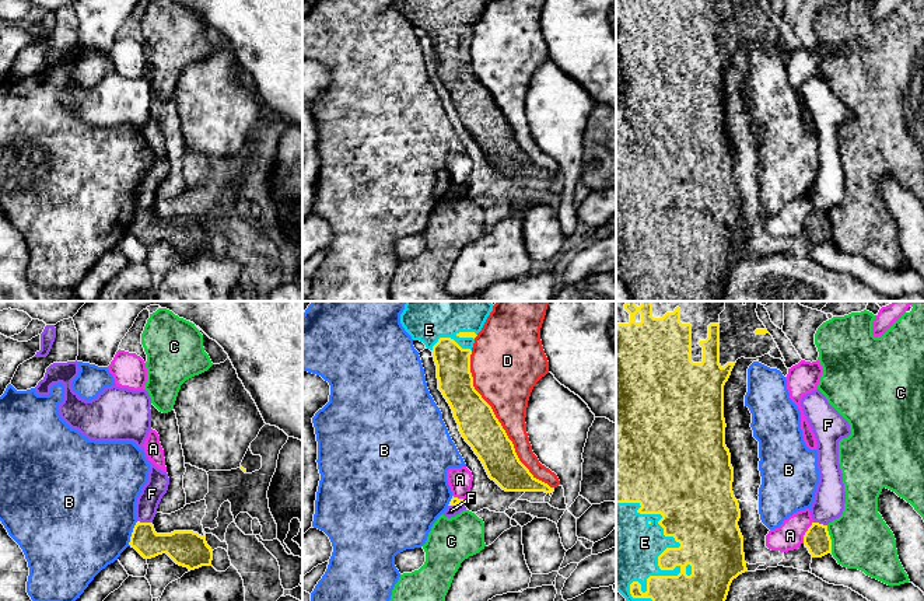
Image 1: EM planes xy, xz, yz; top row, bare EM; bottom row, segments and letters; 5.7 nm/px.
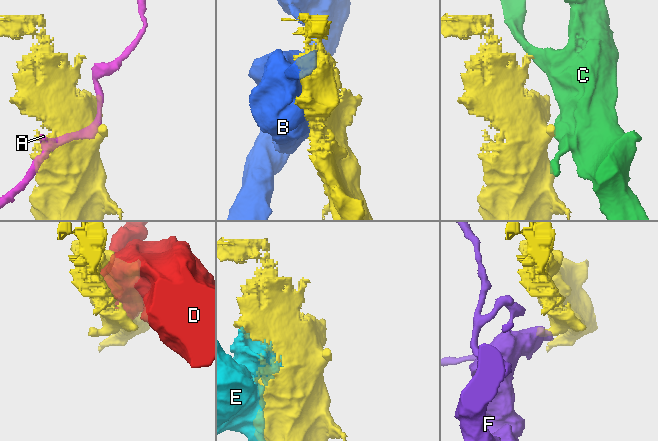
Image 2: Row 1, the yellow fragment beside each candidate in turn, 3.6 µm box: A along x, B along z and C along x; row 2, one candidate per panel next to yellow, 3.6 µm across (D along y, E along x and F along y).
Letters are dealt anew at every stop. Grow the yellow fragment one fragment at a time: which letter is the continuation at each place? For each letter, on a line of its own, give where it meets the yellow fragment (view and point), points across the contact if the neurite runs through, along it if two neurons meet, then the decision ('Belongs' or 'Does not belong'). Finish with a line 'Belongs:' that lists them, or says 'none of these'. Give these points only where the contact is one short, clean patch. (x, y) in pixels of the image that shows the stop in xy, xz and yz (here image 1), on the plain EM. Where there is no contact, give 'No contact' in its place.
A: Touches yellow at yz (805, 219). Boundary: yz (812, 208), (802, 229). Does not belong
B: Touches yellow at xy (132, 220). Does not belong
C: Touches yellow at yz (830, 226). Boundary: yz (826, 212), (832, 238). Does not belong
D: Touches yellow at xz (499, 108). Does not belong
E: Touches yellow at yz (661, 255). Does not belong
F: Touches yellow at xy (144, 209). Boundary: xy (137, 206), (150, 209). Does not belong
Belongs: none of these

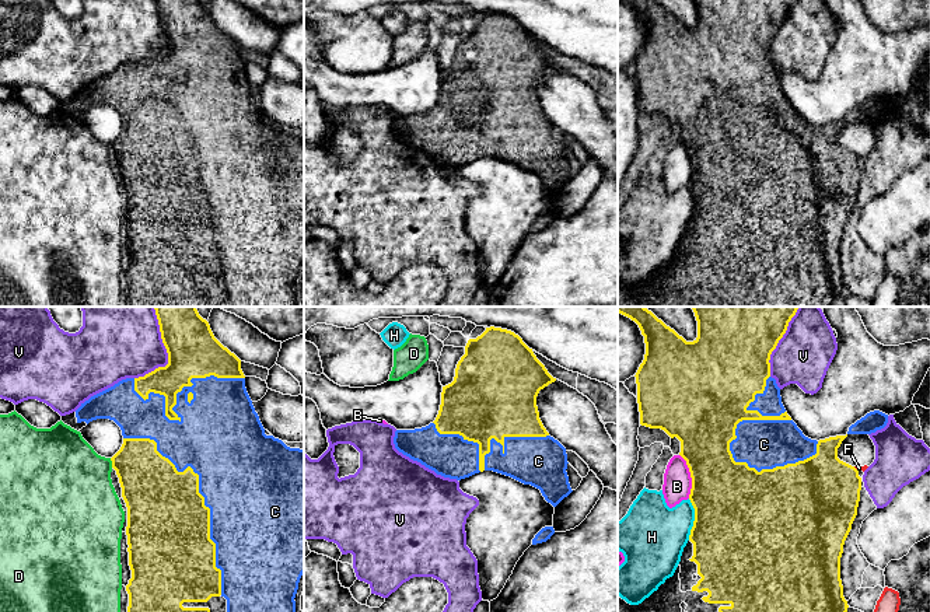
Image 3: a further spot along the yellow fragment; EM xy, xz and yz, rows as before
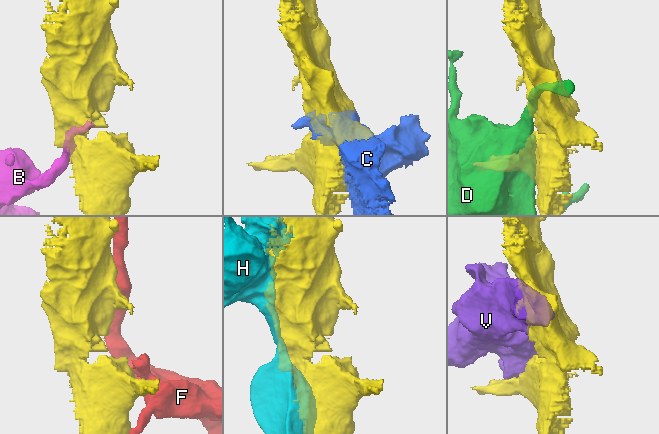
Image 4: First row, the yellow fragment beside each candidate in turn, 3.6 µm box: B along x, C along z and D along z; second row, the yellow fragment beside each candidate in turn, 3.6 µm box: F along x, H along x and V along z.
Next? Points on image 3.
B: Touches yellow at yz (691, 163). Boundary: yz (679, 140), (691, 164), (689, 184). Does not belong
C: Touches yellow at xy (200, 181). Belongs
D: Touches yellow at xy (112, 149). Does not belong
F: Touches yellow at yz (856, 156). Does not belong
H: Touches yellow at yz (695, 206). Does not belong
V: Touches yellow at xy (168, 41). Does not belong
Belongs: C

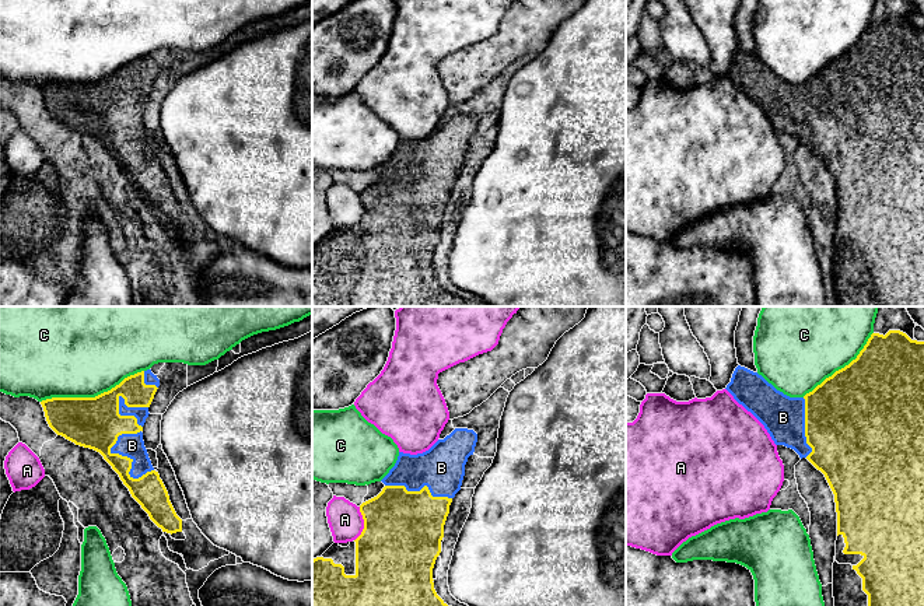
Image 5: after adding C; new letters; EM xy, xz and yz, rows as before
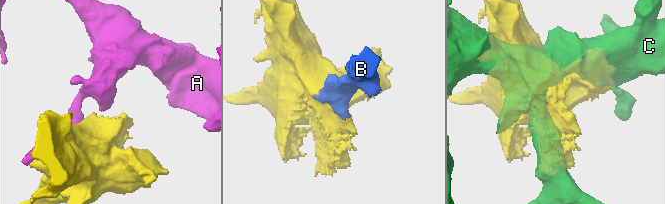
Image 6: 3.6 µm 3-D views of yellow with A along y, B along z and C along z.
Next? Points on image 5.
A: Touches yellow at xz (364, 210). Boundary: xz (360, 193), (363, 214), (354, 227). Does not belong
B: Touches yellow at xy (132, 147). Belongs
C: Touches yellow at xy (91, 84). Does not belong
Belongs: B

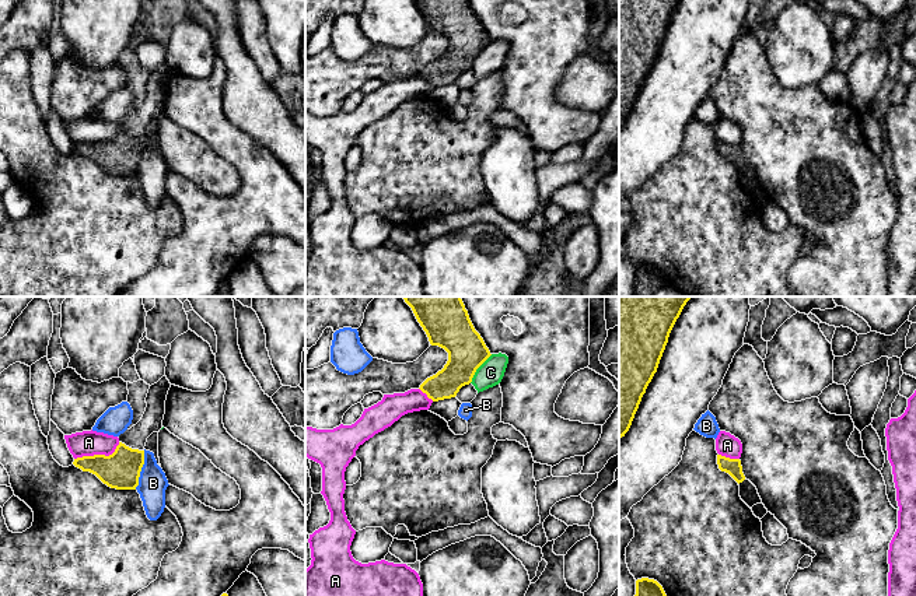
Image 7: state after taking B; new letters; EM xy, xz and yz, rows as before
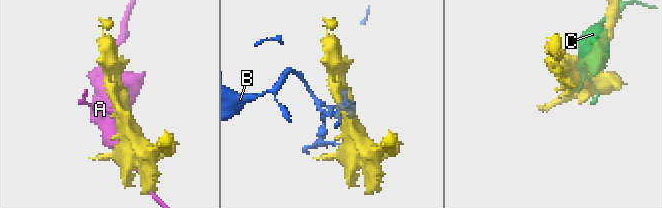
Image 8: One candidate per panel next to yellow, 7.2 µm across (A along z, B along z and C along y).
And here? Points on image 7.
A: Touches yellow at xy (98, 142). Does not belong
B: Touches yellow at xy (140, 157). Does not belong
C: Touches yellow at xz (478, 53). Does not belong
Belongs: none of these

